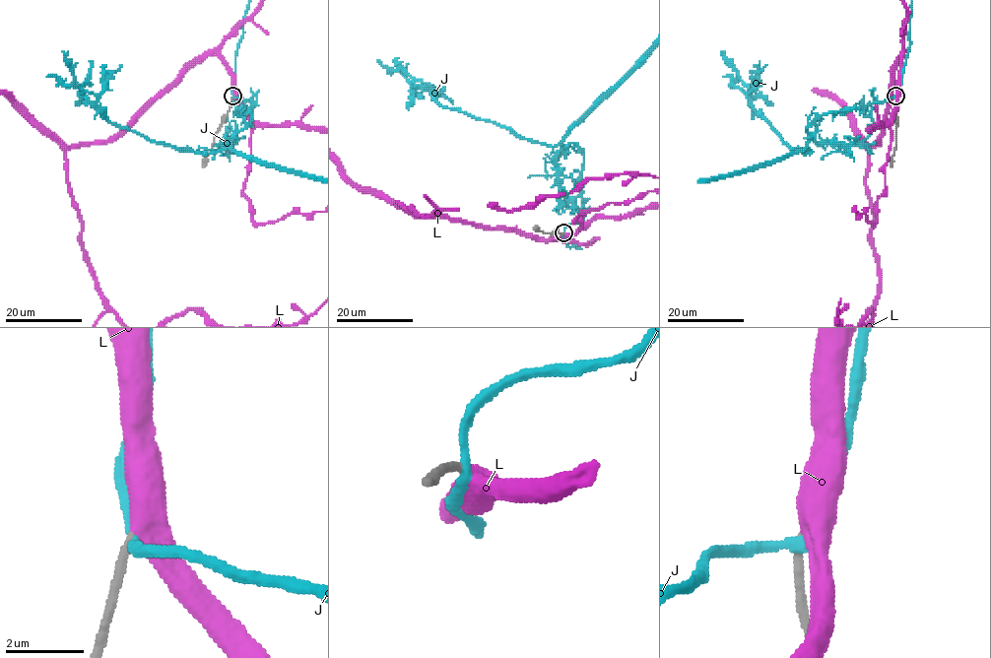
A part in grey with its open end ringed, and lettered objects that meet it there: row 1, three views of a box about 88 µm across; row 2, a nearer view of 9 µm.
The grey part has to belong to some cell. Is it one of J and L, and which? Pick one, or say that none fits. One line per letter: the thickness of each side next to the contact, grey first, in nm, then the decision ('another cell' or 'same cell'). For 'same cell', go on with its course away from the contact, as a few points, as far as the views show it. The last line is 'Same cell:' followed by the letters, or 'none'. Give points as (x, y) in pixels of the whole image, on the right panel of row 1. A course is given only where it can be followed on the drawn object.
J: calibres 240 and 240 nm; another cell
L: calibres 200 and 460 nm; same cell
Same cell: L

